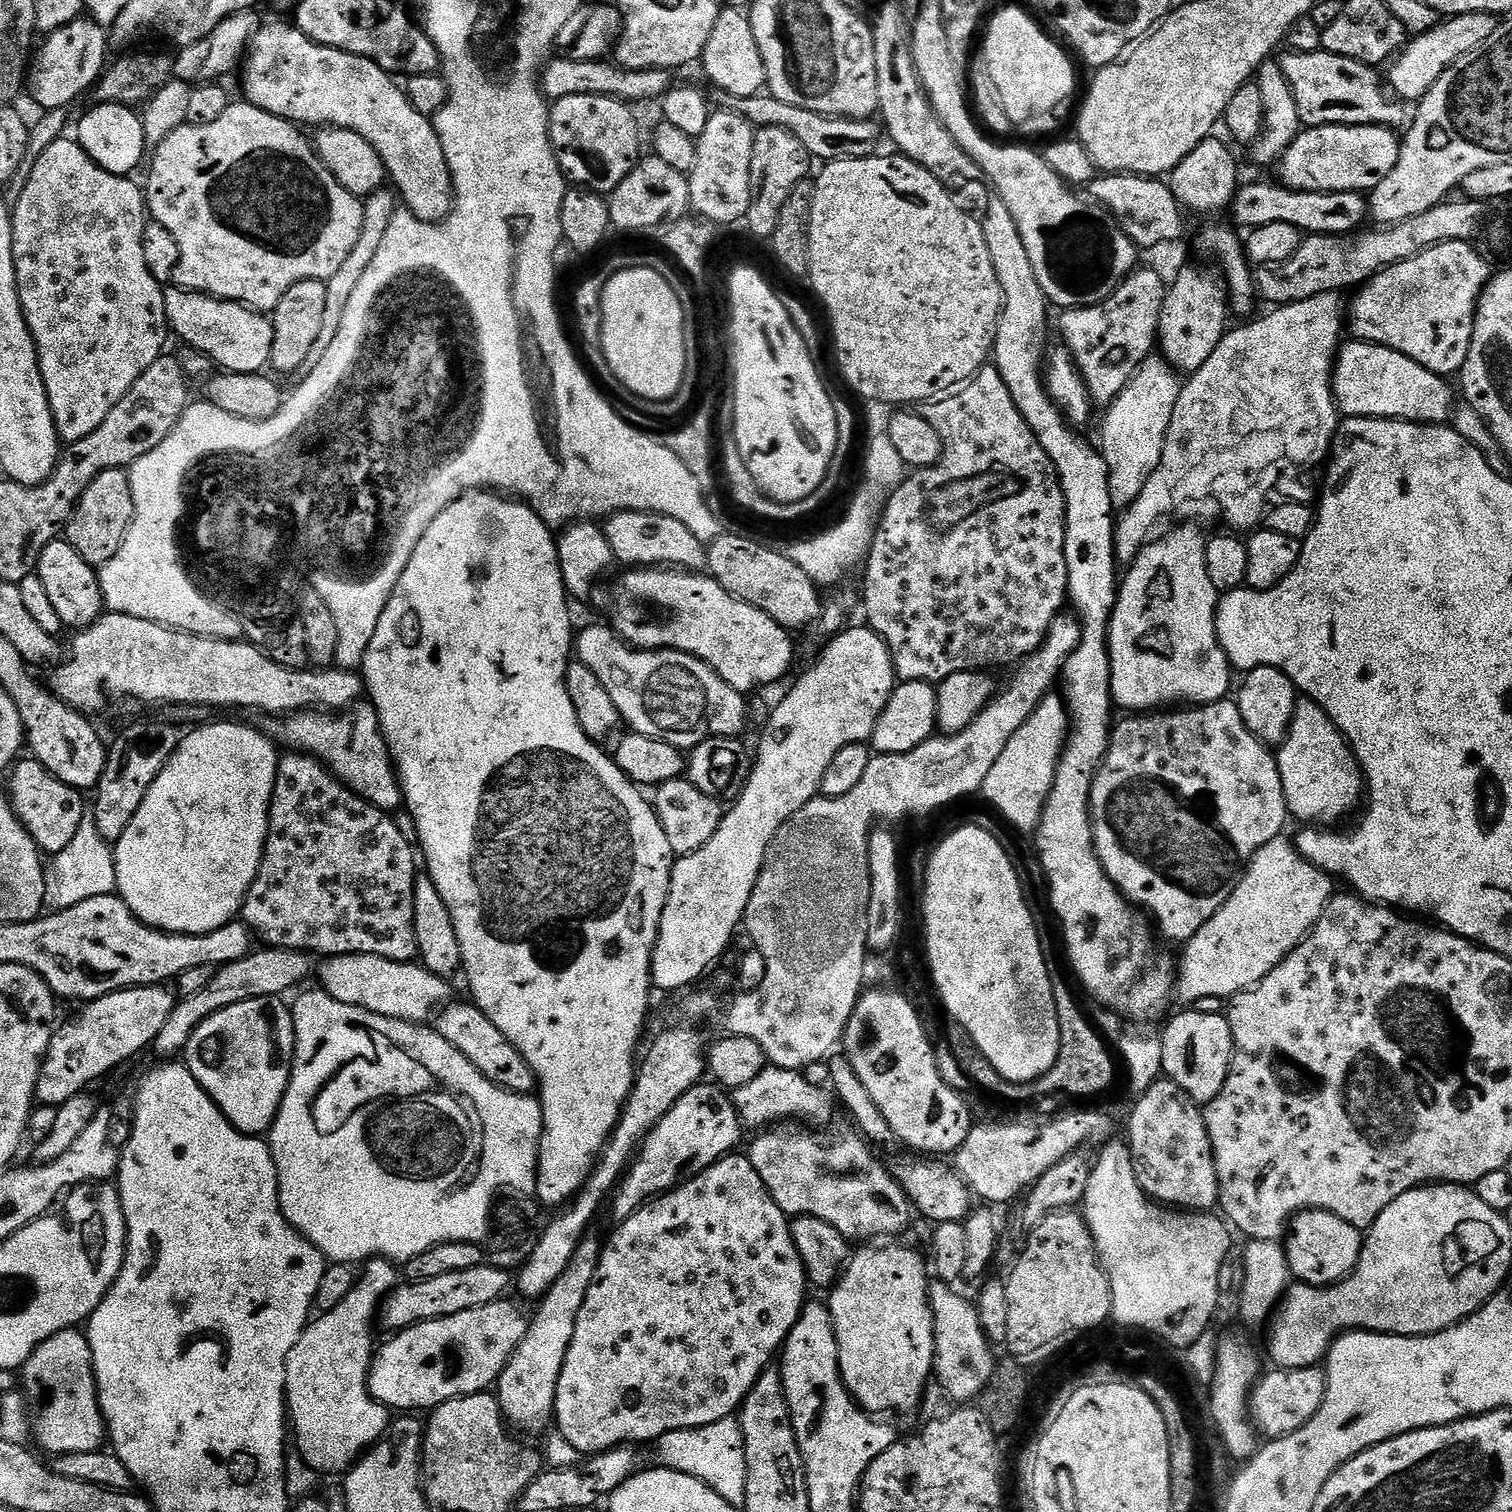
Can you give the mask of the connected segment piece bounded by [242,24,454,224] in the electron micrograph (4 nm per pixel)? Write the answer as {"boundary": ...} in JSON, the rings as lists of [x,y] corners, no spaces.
{"boundary":[[[284,24],[257,27],[243,57],[243,68],[243,99],[247,103],[300,126],[316,124],[315,126],[345,128],[362,134],[362,138],[366,138],[366,142],[370,142],[370,146],[378,150],[391,187],[398,193],[403,207],[411,215],[427,224],[434,224],[452,211],[452,175],[448,169],[446,154],[442,150],[442,142],[436,133],[435,123],[414,110],[414,106],[408,101],[407,91],[392,81],[395,80],[393,73],[387,72],[370,58],[316,44],[295,26],[288,25],[287,28]]]}

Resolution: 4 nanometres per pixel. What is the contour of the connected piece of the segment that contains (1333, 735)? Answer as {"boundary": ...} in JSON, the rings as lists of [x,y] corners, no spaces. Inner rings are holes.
{"boundary":[[[1300,698],[1296,701],[1294,718],[1288,731],[1288,737],[1279,745],[1275,753],[1276,765],[1282,774],[1282,790],[1286,798],[1286,806],[1293,817],[1296,816],[1308,826],[1336,826],[1343,816],[1348,816],[1356,807],[1361,807],[1362,797],[1366,792],[1364,773],[1360,771],[1360,764],[1356,760],[1348,741],[1334,726],[1334,722],[1322,710],[1322,706],[1313,700]]]}

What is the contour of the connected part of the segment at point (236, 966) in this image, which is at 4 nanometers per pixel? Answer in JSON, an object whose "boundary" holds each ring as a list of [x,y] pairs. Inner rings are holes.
{"boundary":[[[261,947],[248,955],[238,958],[238,962],[221,964],[213,971],[210,982],[199,994],[177,999],[174,1010],[170,1012],[170,1019],[166,1026],[162,1026],[162,1034],[158,1034],[154,1045],[154,1052],[160,1058],[176,1058],[188,1047],[190,1038],[206,1018],[210,1018],[218,1010],[226,1006],[234,1006],[238,1002],[247,1000],[263,1000],[265,998],[280,998],[291,988],[299,989],[308,975],[313,975],[313,957],[307,952],[287,952],[284,948]]]}

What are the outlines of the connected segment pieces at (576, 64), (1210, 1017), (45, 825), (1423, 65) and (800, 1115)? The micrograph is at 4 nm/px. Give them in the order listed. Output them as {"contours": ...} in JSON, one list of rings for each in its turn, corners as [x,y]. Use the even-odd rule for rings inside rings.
{"contours":[[[[567,58],[549,59],[540,73],[540,90],[545,100],[555,102],[562,98],[575,96],[612,96],[616,100],[659,101],[673,87],[673,73],[662,68],[651,68],[641,72],[626,72],[619,64],[603,60],[569,60]]],[[[1180,1010],[1176,1017],[1169,1022],[1164,1028],[1164,1036],[1159,1037],[1162,1046],[1162,1066],[1164,1067],[1163,1075],[1172,1080],[1190,1098],[1198,1105],[1206,1105],[1226,1086],[1226,1078],[1232,1069],[1232,1031],[1228,1025],[1227,1019],[1223,1015],[1215,1016],[1214,1014],[1202,1014],[1195,1010]]],[[[35,758],[27,759],[21,759],[11,769],[12,777],[8,780],[6,795],[20,824],[28,831],[30,838],[34,838],[36,847],[41,853],[55,854],[70,846],[74,834],[78,834],[78,826],[82,826],[86,818],[84,800],[80,797],[83,795],[81,789],[71,788],[66,782],[50,774],[50,770],[46,770],[46,766],[39,764]]],[[[1471,12],[1461,16],[1447,17],[1443,22],[1431,28],[1428,32],[1423,32],[1420,36],[1412,36],[1406,47],[1391,61],[1386,72],[1386,80],[1392,83],[1391,91],[1395,93],[1401,101],[1419,102],[1442,78],[1442,74],[1458,58],[1462,58],[1470,50],[1474,50],[1490,34],[1494,34],[1498,20],[1497,17],[1485,12]]],[[[766,1066],[760,1071],[758,1078],[746,1082],[746,1086],[735,1089],[731,1097],[736,1112],[740,1115],[740,1123],[745,1129],[768,1130],[785,1122],[799,1122],[804,1126],[828,1124],[836,1108],[838,1112],[838,1101],[835,1095],[827,1087],[810,1086],[807,1075],[799,1068]]]]}

